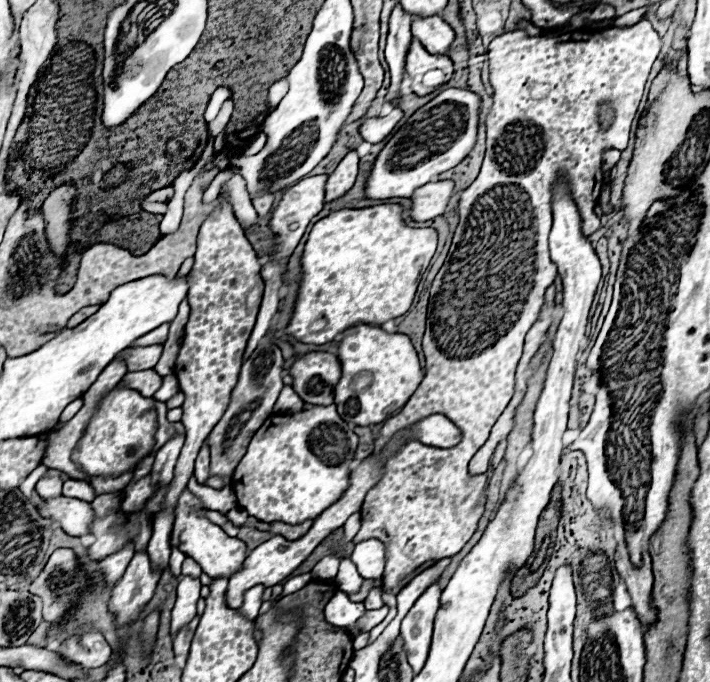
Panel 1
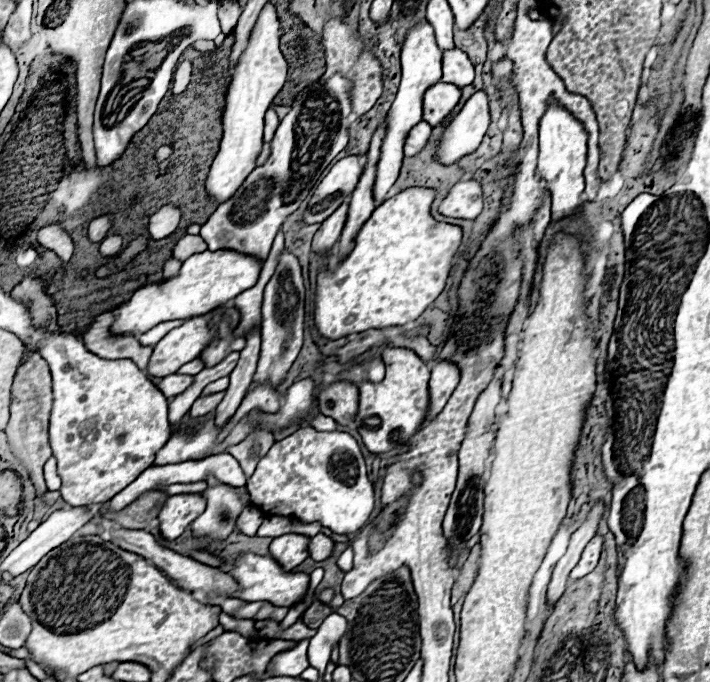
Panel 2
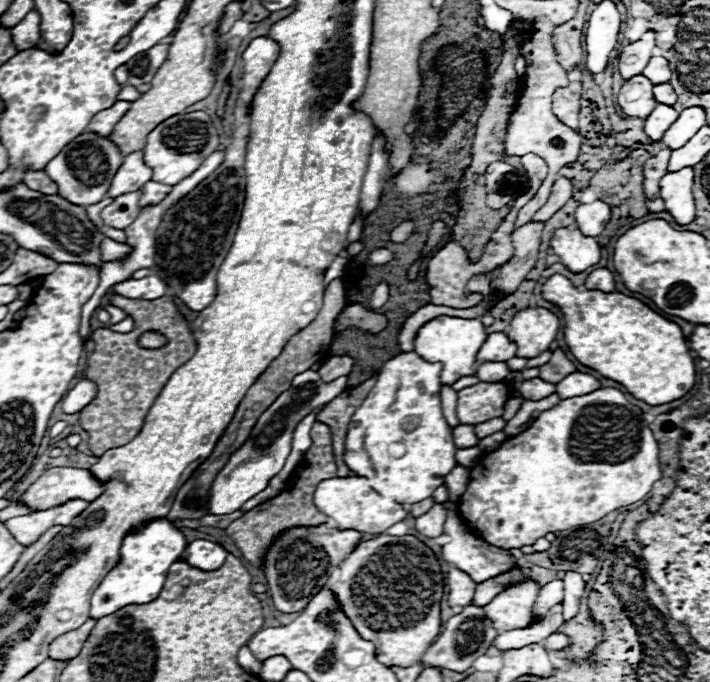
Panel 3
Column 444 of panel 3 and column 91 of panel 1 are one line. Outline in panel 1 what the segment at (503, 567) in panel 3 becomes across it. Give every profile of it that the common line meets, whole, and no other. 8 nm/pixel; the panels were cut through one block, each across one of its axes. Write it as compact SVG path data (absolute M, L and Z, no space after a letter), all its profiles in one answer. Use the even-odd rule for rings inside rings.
M112 492L112 494L100 494L94 498L94 502L90 502L92 510L94 510L94 522L90 526L90 534L96 536L96 542L88 546L88 558L90 560L102 560L110 554L114 554L114 550L120 550L122 546L126 546L126 542L134 542L136 550L144 550L150 534L152 534L152 520L148 514L128 514L126 518L120 512L120 502L122 502L122 492Z

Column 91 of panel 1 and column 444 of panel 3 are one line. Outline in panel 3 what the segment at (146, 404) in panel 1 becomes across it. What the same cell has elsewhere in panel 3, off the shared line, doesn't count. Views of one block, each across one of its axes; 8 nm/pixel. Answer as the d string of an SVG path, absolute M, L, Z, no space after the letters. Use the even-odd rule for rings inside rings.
M400 352L382 366L376 386L348 424L344 454L346 466L354 474L362 474L364 478L368 478L376 492L388 494L402 504L416 504L424 498L430 498L434 490L444 484L444 476L456 466L454 438L442 416L440 372L440 364L430 364L416 352Z

